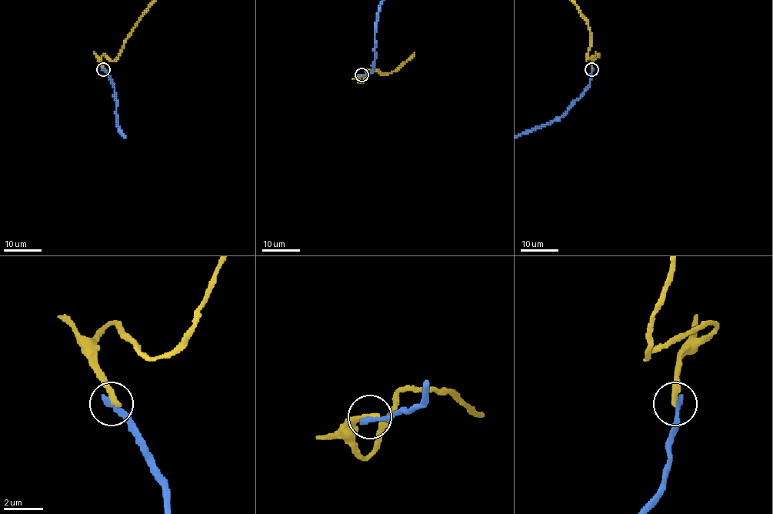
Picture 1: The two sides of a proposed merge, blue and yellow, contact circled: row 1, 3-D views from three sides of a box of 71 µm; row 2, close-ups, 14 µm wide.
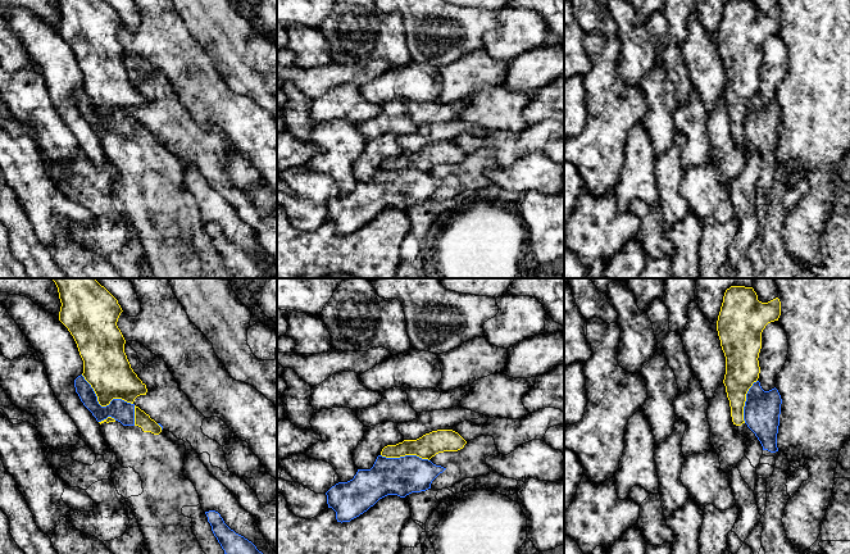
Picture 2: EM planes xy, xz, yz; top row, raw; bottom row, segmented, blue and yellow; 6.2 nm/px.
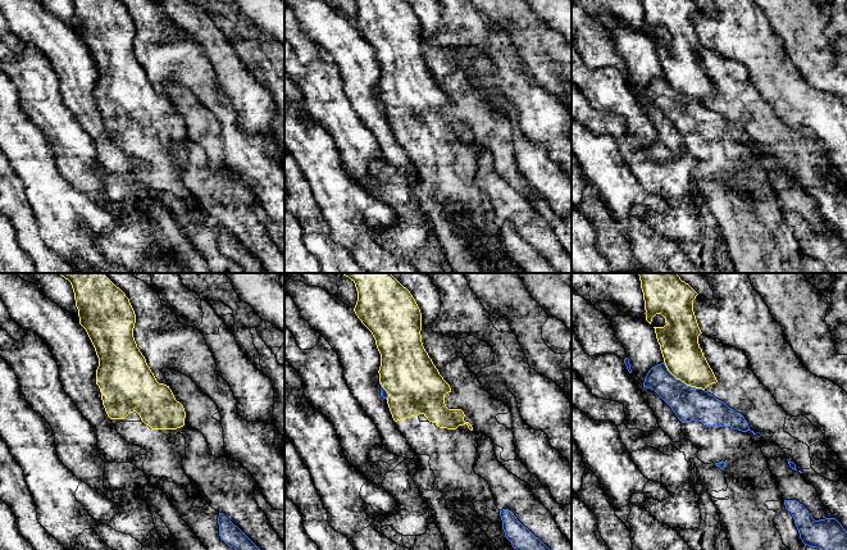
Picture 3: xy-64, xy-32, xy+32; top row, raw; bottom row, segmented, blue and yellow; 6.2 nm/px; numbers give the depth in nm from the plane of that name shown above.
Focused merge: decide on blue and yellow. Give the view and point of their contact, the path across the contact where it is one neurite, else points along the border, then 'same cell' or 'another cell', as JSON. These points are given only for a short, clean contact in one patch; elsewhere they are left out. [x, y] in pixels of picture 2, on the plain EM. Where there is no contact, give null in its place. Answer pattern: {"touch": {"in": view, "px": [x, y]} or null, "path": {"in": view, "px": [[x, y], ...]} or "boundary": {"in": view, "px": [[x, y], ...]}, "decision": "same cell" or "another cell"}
{"touch": {"in": "xy", "px": [112, 113]}, "decision": "another cell"}

